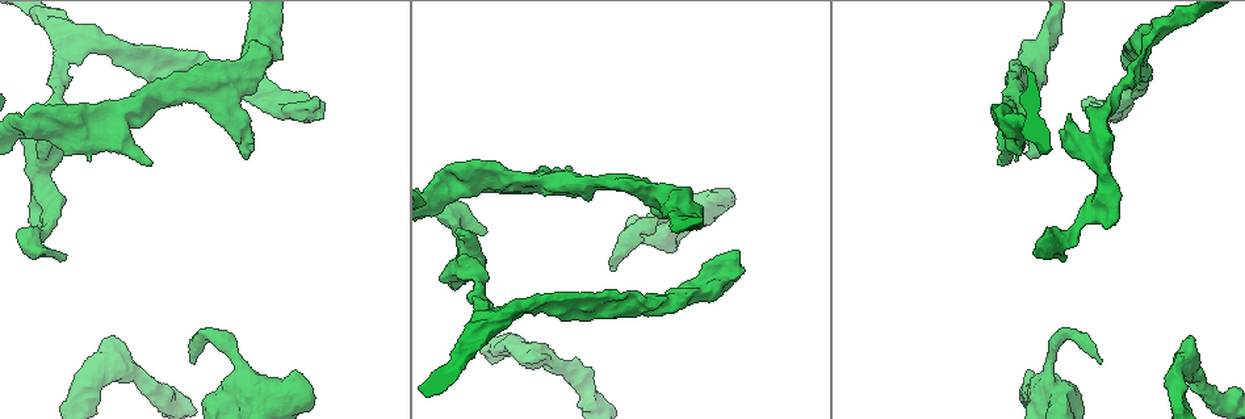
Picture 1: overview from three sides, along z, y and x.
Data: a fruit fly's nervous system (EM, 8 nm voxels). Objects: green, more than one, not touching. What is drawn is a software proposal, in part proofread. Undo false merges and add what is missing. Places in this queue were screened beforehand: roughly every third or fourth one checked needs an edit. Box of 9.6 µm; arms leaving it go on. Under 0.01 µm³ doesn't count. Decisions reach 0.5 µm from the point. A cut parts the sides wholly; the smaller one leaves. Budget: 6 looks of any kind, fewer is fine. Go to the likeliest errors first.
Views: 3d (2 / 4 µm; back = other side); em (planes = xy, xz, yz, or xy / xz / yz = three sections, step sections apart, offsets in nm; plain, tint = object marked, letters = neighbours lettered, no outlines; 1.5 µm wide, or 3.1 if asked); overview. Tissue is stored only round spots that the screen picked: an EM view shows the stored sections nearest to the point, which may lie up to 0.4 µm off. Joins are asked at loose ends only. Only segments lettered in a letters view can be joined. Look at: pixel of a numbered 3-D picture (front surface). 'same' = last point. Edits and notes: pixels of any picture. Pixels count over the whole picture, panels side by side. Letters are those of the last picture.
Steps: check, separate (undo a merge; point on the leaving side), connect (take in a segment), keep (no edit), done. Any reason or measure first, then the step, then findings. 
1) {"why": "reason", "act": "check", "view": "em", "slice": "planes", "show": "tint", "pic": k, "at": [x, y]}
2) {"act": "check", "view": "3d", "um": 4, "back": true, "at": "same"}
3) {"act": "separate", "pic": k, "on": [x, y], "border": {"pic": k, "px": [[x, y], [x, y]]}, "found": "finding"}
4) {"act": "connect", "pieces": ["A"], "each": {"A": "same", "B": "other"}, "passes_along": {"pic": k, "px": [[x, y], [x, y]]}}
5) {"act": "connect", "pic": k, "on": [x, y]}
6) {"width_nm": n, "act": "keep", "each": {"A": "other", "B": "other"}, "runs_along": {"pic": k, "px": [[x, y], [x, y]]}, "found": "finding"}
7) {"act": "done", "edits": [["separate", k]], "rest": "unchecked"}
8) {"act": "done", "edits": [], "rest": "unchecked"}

{"why": "thick end", "act": "check", "view": "em", "slice": "planes", "show": "letters", "pic": 1, "at": [242, 153]}

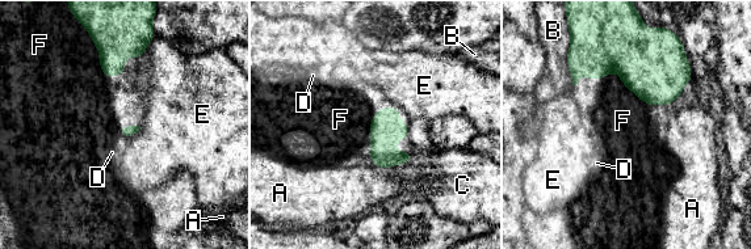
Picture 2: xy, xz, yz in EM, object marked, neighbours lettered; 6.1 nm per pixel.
{"act": "keep", "each": {"A": "other", "B": "other", "C": "other", "D": "other", "E": "other", "F": "other"}, "border": {"pic": 2, "px": [[608, 75], [615, 71], [647, 106]]}, "found": "none of them fits"}

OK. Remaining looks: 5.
{"why": "branch stops here", "act": "check", "view": "em", "slice": "planes", "show": "tint", "pic": 1, "at": [571, 169]}

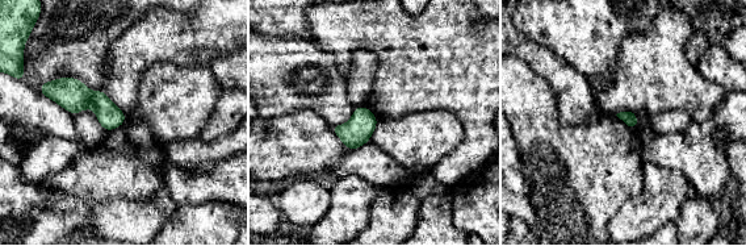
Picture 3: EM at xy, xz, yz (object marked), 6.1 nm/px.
{"why": "see the neighbours", "act": "check", "view": "em", "slice": "planes", "show": "letters", "at": "same"}

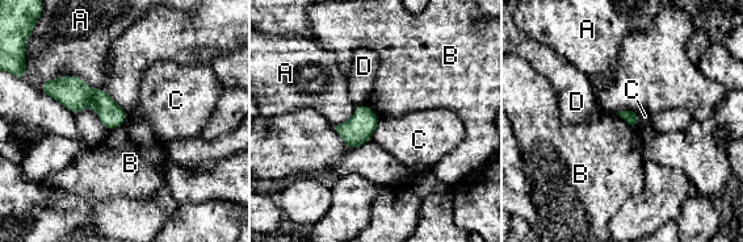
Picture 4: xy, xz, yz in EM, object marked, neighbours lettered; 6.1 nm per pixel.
{"longest_contact_nm": ["A", 400], "act": "keep", "each": {"A": "other", "B": "other", "C": "other", "D": "other"}, "border": {"pic": 4, "px": [[616, 113], [637, 129]]}, "found": "no lettered segment goes on from it"}

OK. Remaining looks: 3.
{"why": "free end", "act": "check", "view": "em", "slice": "yz", "step": 8, "show": "tint", "pic": 1, "at": [460, 238]}

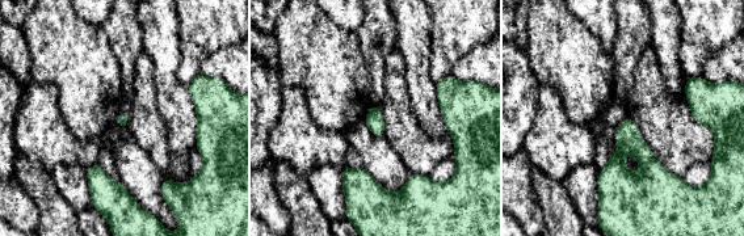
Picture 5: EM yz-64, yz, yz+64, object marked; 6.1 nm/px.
{"why": "cut it another way", "act": "check", "view": "em", "slice": "planes", "show": "letters", "at": "same"}

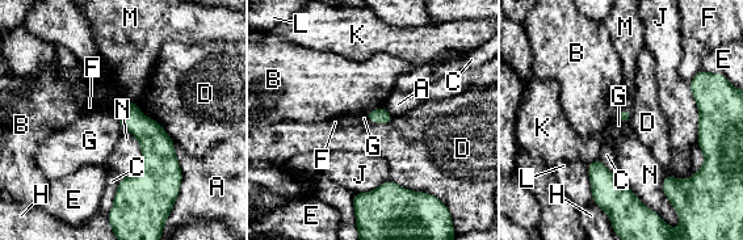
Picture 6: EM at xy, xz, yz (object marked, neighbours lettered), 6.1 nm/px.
{"act": "keep", "each": {"A": "other", "B": "other", "C": "other", "D": "other", "E": "other", "F": "other", "G": "other", "H": "other", "J": "other", "K": "other", "L": "other", "M": "other", "N": "other"}, "border": {"pic": 6, "px": [[113, 110], [122, 127]]}, "found": "none of them fits"}

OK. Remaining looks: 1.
{"act": "done", "edits": [], "rest": "unchecked"}

